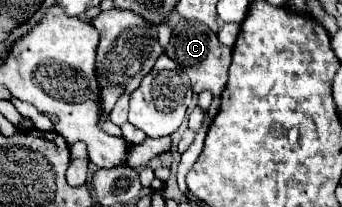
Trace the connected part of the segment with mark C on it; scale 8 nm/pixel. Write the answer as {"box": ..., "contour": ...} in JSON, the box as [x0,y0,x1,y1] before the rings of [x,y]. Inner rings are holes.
{"box":[165,19,231,97],"contour":[[[181,19],[175,27],[173,27],[173,35],[171,41],[165,49],[165,53],[183,67],[183,71],[189,75],[191,79],[191,87],[195,93],[203,93],[203,91],[211,91],[215,97],[219,97],[227,85],[227,67],[231,63],[231,49],[221,45],[217,35],[203,23],[191,23]]]}

